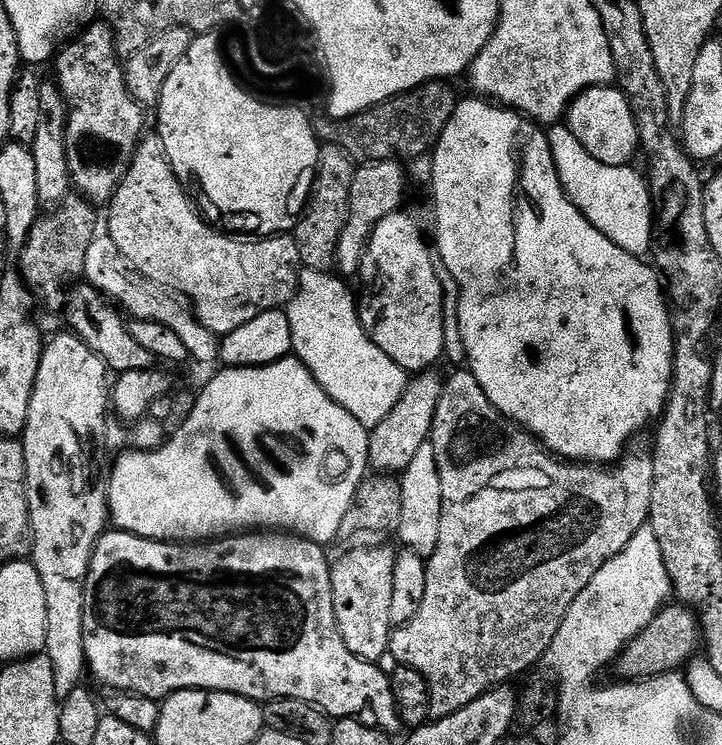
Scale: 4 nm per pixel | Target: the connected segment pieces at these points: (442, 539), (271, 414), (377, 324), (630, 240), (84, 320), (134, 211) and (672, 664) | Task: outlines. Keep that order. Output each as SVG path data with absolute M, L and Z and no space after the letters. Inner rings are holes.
M456 370L452 377L444 380L430 442L434 446L434 462L438 462L438 478L442 482L442 530L438 530L438 550L434 550L434 554L426 560L426 595L422 597L422 606L418 606L418 614L414 614L410 622L399 625L393 631L388 650L398 658L401 666L418 670L418 674L428 679L430 710L435 719L441 720L462 710L462 706L470 706L470 702L482 694L507 685L515 676L522 675L527 668L543 661L548 647L554 642L554 634L558 634L570 606L574 606L574 598L578 598L578 594L590 586L590 578L594 578L594 574L598 574L598 570L602 570L602 566L617 556L628 545L630 538L634 538L634 534L638 534L638 530L648 524L654 466L652 456L644 452L636 452L632 457L629 455L616 466L621 468L613 467L611 470L604 466L557 458L532 433L509 420L492 405L490 398L486 398L486 390L478 386L478 378L474 378L471 370Z
M295 355L261 368L224 366L219 370L221 372L204 389L199 389L194 412L178 434L172 436L156 452L131 450L132 452L126 453L125 456L118 457L113 468L111 465L108 478L108 510L111 523L119 531L133 532L136 536L147 540L165 542L211 542L229 534L244 534L249 530L279 530L284 534L303 536L306 540L328 546L331 540L335 541L339 537L342 518L346 518L346 510L352 508L352 504L356 501L356 491L369 471L369 429L365 428L362 422L358 422L358 418L350 414L350 410L338 406L338 402L334 402L334 398L330 398L330 394L322 390L314 374L310 374L310 370L301 360L296 359Z
M401 210L390 214L386 218L382 218L382 222L378 222L378 226L374 226L374 234L368 243L368 249L364 251L364 261L358 273L358 281L364 289L358 292L358 311L360 321L366 330L366 334L378 346L378 350L382 350L382 354L386 354L398 367L404 369L409 374L419 374L437 367L440 356L445 355L446 349L444 346L444 291L442 290L442 282L438 282L438 274L436 273L437 257L434 255L433 249L424 241L424 236L420 233L420 228L406 214L407 211Z
M552 126L547 129L550 150L554 154L554 166L564 187L564 193L578 206L578 210L594 226L602 230L614 246L622 246L626 254L644 258L653 251L652 204L654 197L647 179L644 180L632 166L606 166L598 162L567 126Z
M80 282L69 291L66 305L68 314L67 327L82 338L98 358L102 358L113 373L119 374L130 370L149 370L153 367L154 358L135 340L134 334L128 332L128 324L121 309L103 296L93 284Z
M148 134L141 139L130 170L126 178L122 178L106 211L106 234L114 242L114 246L118 246L128 267L138 270L138 274L142 274L150 282L161 284L168 291L183 297L194 309L202 326L215 332L217 337L230 335L238 330L238 326L246 326L250 318L258 318L258 314L266 314L275 308L283 309L291 304L300 289L302 265L295 239L288 234L245 238L240 234L229 234L209 223L174 174L168 156L164 153L162 138L158 134Z
M672 602L661 608L650 626L646 626L646 630L639 632L625 646L614 661L614 669L620 675L617 677L624 682L653 680L655 676L665 676L668 672L680 672L697 655L701 644L700 621L695 611L679 602Z

